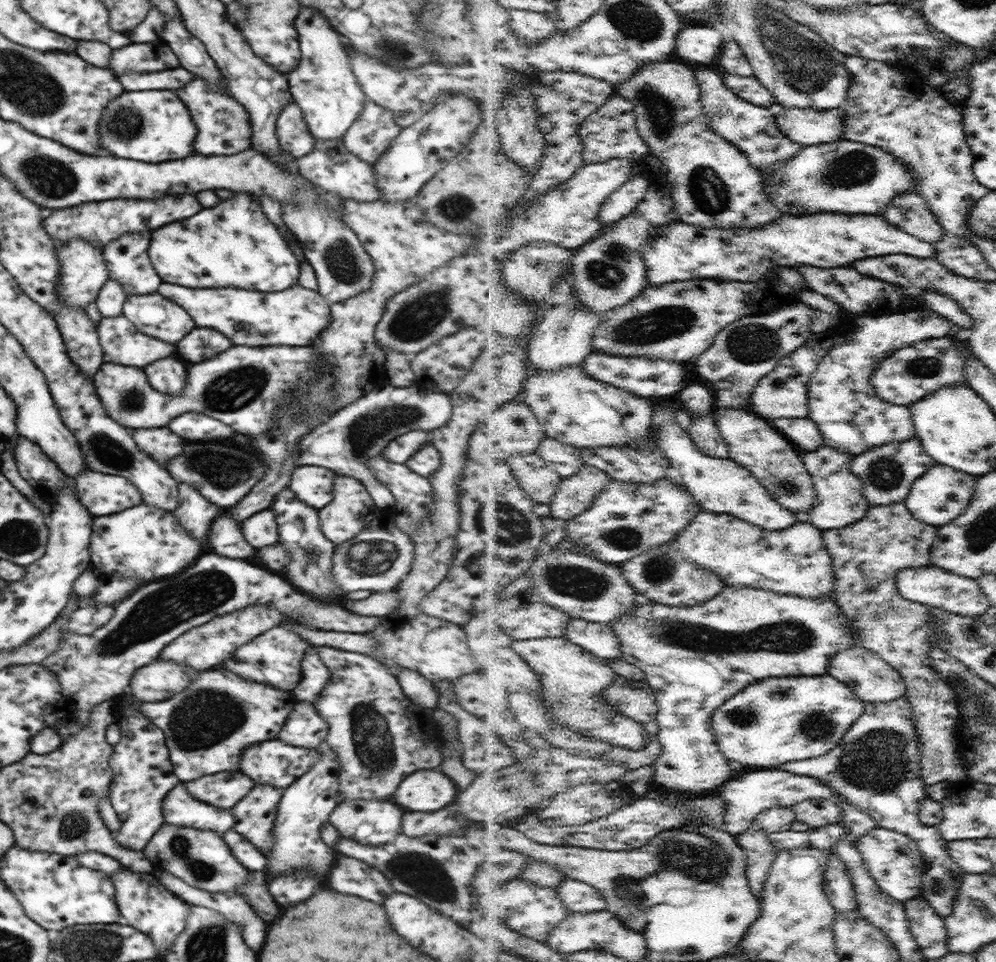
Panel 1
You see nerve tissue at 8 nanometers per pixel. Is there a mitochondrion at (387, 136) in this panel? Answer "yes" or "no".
no

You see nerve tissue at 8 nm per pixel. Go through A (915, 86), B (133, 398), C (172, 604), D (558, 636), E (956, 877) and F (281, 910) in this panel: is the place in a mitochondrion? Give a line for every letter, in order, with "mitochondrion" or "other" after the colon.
A: other
B: mitochondrion
C: mitochondrion
D: other
E: other
F: other

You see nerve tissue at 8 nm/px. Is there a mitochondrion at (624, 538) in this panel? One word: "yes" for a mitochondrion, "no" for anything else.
yes

